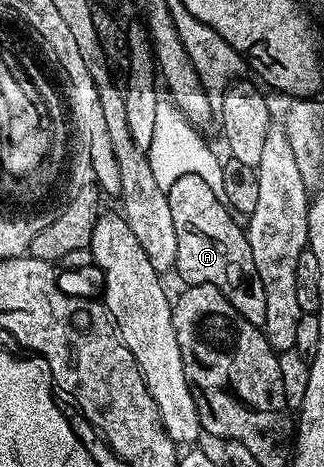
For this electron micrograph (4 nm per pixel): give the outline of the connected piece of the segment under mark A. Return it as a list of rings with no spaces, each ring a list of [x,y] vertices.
[[[196,173],[184,174],[167,193],[170,214],[174,218],[174,234],[178,234],[175,275],[180,275],[188,286],[213,284],[246,322],[263,326],[266,294],[256,273],[254,254],[250,254],[247,231],[235,224],[228,205],[220,202],[209,183]]]

